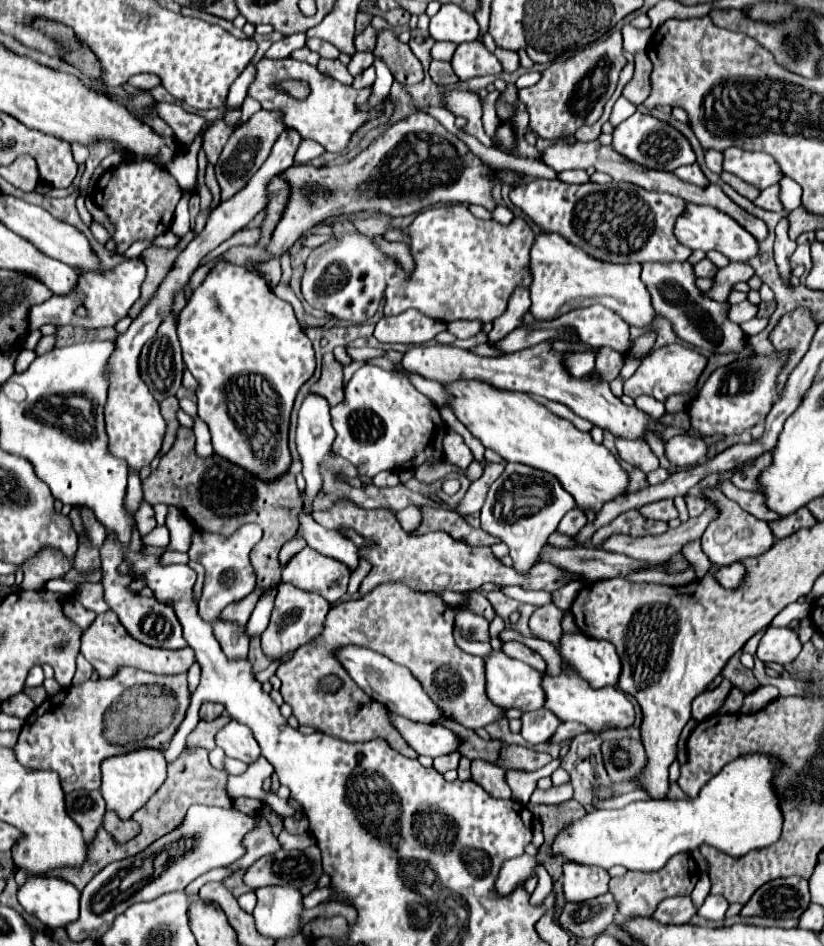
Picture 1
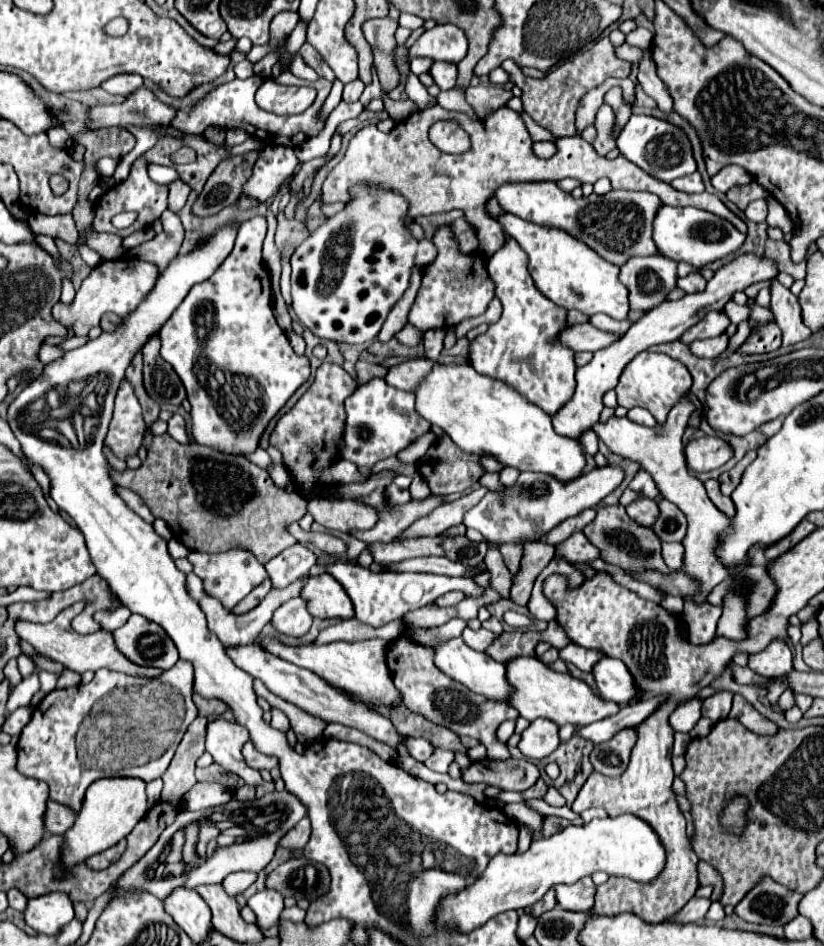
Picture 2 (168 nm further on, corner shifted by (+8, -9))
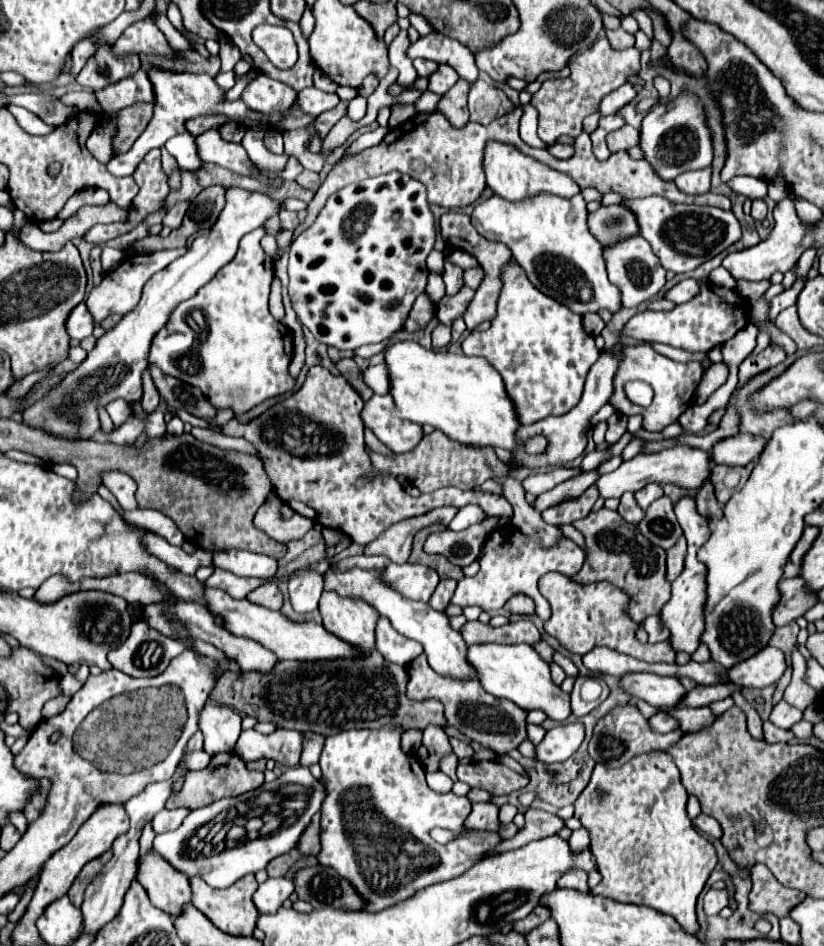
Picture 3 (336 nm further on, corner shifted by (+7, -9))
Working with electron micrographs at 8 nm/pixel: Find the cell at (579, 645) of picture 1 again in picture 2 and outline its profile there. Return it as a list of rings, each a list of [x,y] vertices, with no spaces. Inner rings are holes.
[[[603,657],[593,667],[593,677],[601,691],[601,699],[613,701],[617,705],[627,705],[633,699],[641,697],[641,689],[635,687],[635,679],[629,673],[627,665],[613,657]]]

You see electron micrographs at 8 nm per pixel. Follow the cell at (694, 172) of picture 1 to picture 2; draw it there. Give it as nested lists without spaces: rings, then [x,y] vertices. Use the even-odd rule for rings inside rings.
[[[693,173],[693,175],[687,175],[687,177],[679,177],[671,183],[677,191],[683,191],[683,193],[695,194],[701,193],[705,187],[703,187],[703,179],[699,173]]]

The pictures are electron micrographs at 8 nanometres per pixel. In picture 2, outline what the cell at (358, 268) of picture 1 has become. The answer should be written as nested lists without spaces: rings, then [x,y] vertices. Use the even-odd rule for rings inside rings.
[[[359,183],[349,193],[351,199],[345,203],[343,211],[327,217],[325,223],[311,231],[309,237],[295,249],[291,257],[291,295],[295,315],[307,329],[313,331],[313,335],[335,343],[361,345],[379,335],[385,317],[409,289],[419,241],[409,231],[409,201],[401,193],[371,183]]]

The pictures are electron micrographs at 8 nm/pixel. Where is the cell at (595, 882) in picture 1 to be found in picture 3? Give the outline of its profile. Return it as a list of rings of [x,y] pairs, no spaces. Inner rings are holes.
[[[574,869],[570,873],[564,873],[564,877],[560,877],[556,887],[560,887],[560,889],[574,889],[574,891],[582,891],[582,893],[590,891],[588,881],[586,881],[586,873],[578,871],[578,869]]]

